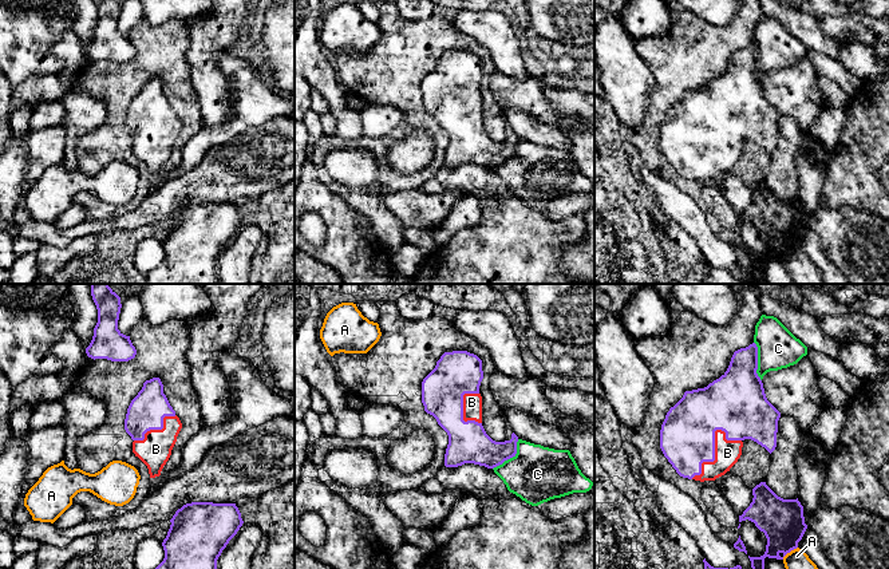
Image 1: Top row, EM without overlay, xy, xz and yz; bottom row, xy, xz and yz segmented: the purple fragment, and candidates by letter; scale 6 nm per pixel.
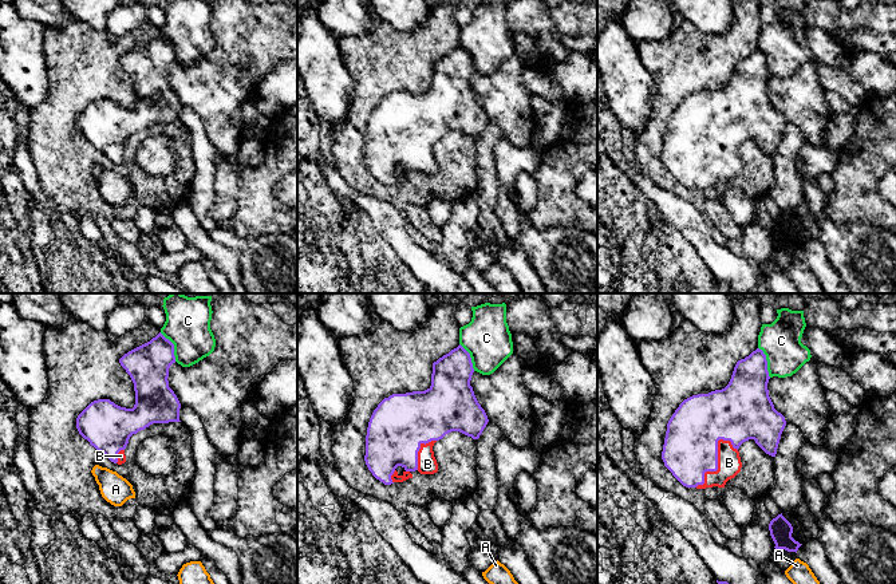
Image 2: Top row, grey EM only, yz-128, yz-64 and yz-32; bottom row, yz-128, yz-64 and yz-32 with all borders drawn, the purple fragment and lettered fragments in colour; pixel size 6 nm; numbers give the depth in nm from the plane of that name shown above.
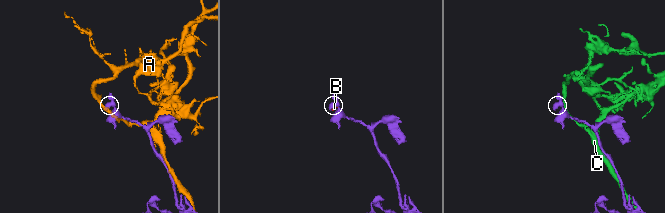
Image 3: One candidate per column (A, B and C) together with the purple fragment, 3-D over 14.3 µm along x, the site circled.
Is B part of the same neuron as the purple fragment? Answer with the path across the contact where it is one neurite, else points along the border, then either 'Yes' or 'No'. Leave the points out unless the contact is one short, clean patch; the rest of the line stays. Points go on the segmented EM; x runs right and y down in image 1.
Yes

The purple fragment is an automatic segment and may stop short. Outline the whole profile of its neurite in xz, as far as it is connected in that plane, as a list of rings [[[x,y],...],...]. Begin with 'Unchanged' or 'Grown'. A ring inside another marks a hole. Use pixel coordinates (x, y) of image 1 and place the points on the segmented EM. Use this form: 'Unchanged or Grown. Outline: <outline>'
Grown. Outline: [[[453,351],[444,352],[422,382],[424,411],[432,415],[449,435],[444,454],[446,467],[474,463],[494,469],[517,454],[518,436],[514,432],[510,440],[495,442],[482,426],[482,396],[479,394],[482,379],[482,360],[477,355],[467,351]]]

